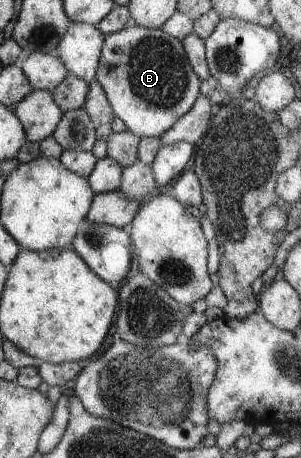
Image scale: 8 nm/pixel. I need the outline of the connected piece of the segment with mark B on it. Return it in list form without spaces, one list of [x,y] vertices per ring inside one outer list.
[[[131,23],[124,29],[105,36],[95,79],[107,95],[115,117],[122,119],[127,129],[139,138],[159,137],[168,131],[194,105],[202,81],[194,73],[179,39],[160,28],[145,28]]]

